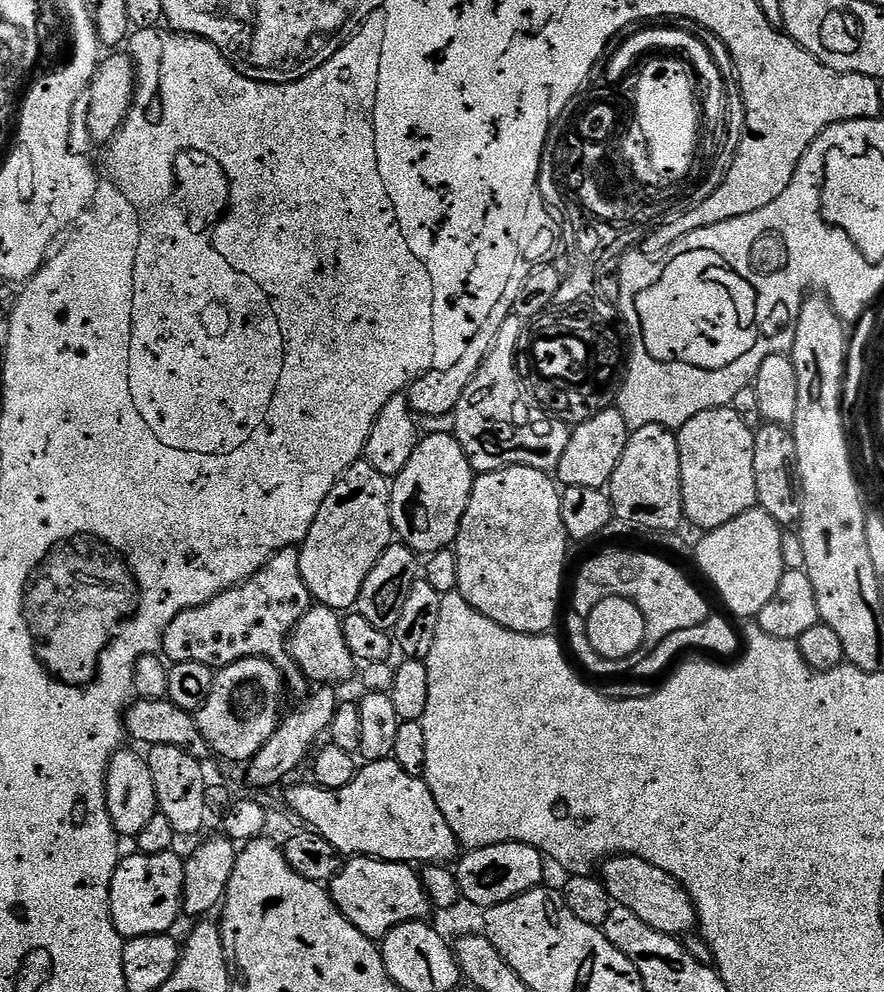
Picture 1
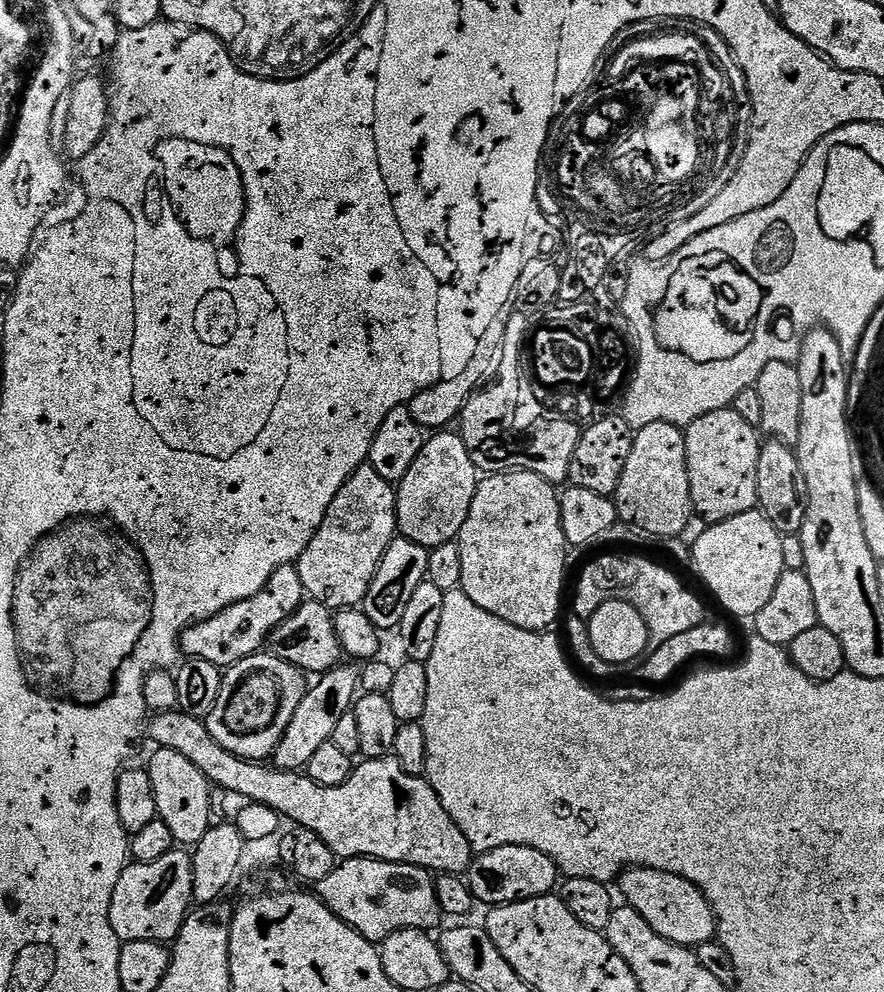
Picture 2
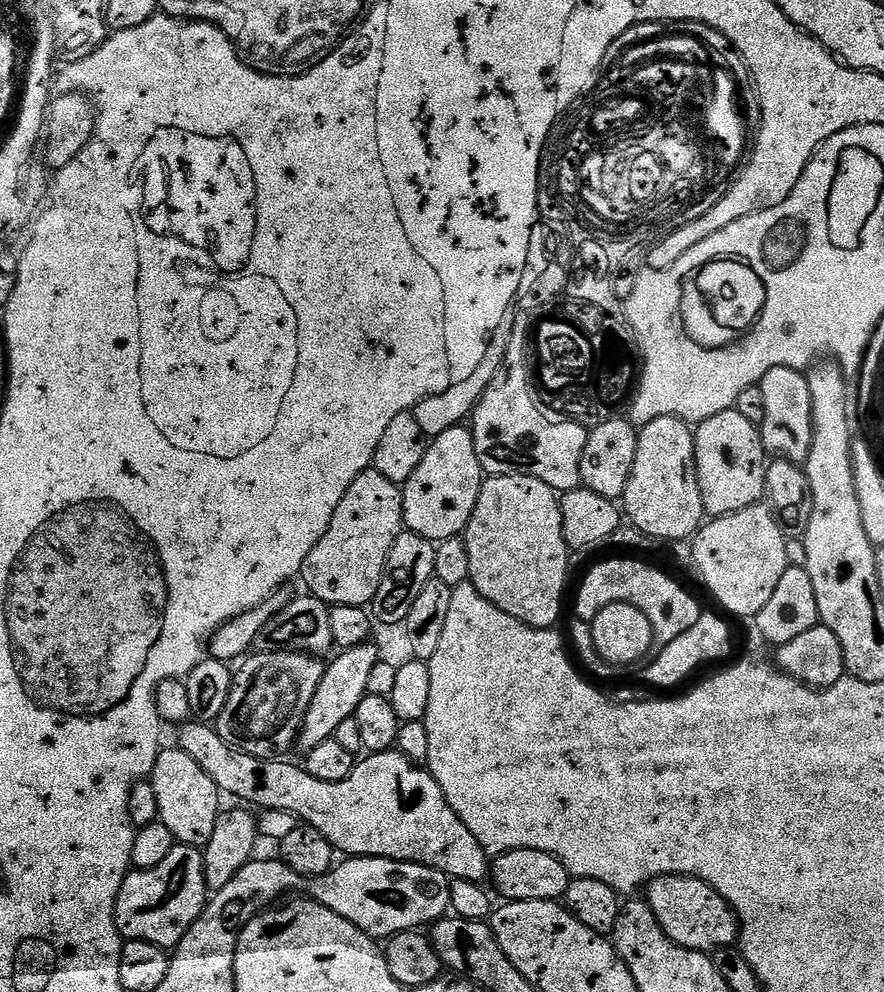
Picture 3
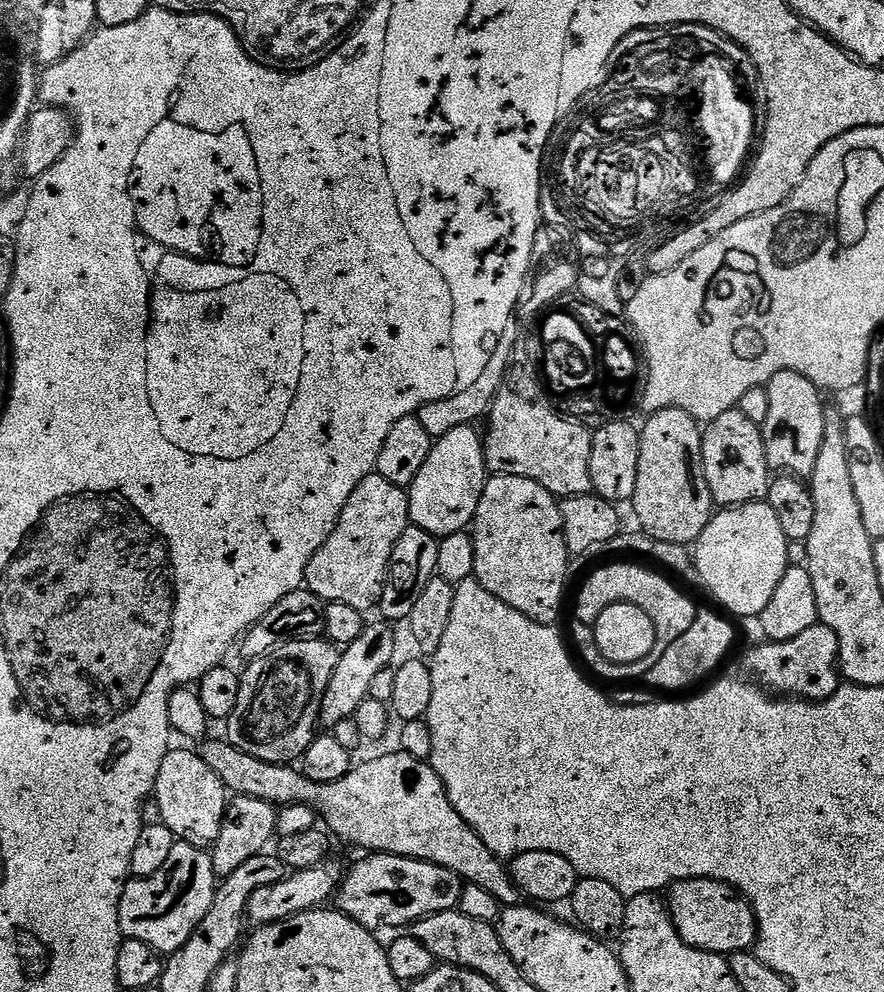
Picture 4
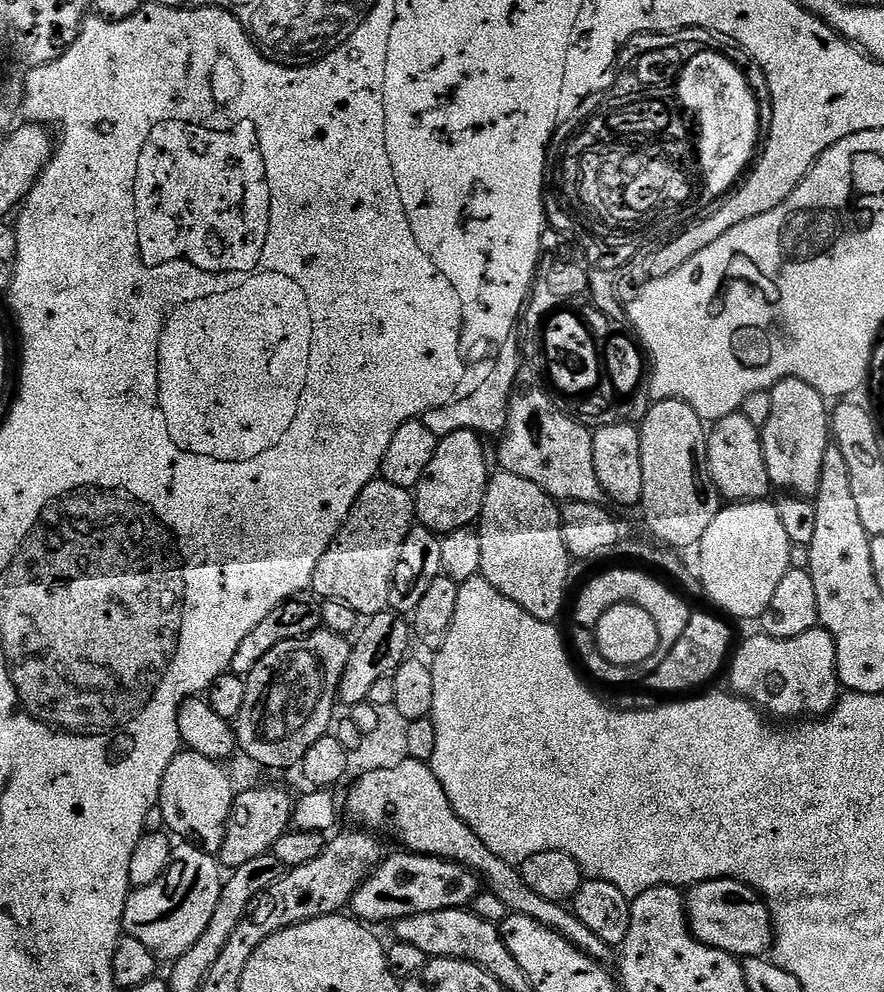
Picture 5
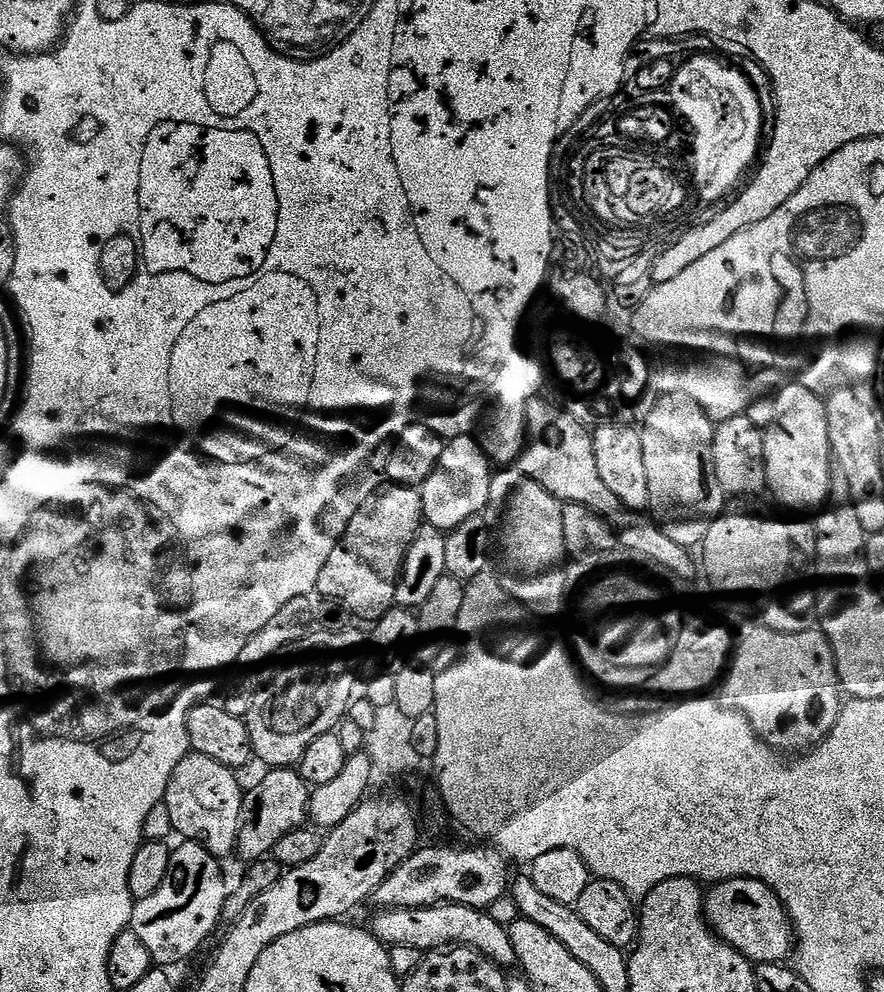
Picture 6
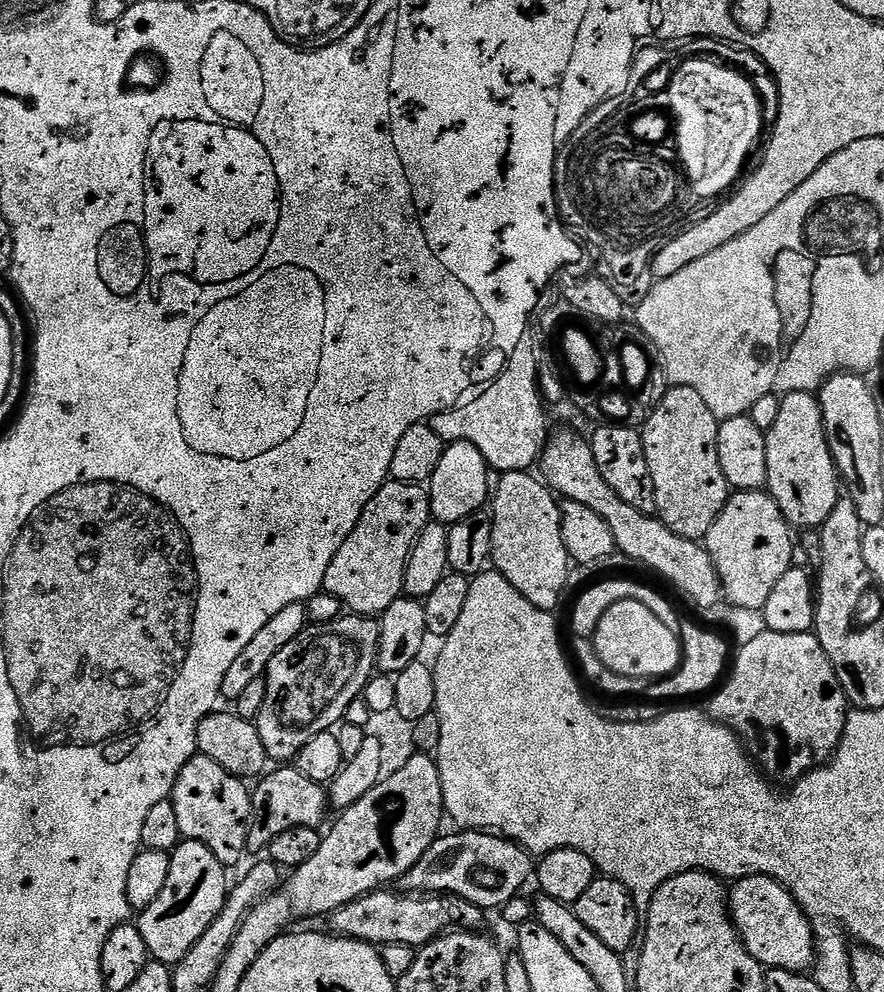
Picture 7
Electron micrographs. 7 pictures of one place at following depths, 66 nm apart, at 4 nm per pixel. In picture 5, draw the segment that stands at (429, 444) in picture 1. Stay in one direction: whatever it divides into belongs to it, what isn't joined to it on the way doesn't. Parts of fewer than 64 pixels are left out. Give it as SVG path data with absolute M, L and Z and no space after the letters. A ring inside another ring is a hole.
M458 430L458 434L439 437L434 458L430 458L426 474L414 489L416 519L423 527L437 534L447 534L479 521L490 479L483 442L477 433L470 430Z

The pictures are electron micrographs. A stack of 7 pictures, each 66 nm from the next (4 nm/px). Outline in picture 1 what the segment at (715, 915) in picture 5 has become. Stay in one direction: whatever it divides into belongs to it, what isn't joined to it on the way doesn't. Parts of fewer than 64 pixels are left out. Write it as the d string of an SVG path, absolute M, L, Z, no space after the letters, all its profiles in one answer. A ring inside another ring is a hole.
M609 856L603 861L602 879L610 894L613 905L628 908L632 916L641 920L639 923L645 929L653 928L661 932L664 938L680 938L683 932L697 927L698 917L696 907L688 891L666 870L658 870L650 862L637 856Z

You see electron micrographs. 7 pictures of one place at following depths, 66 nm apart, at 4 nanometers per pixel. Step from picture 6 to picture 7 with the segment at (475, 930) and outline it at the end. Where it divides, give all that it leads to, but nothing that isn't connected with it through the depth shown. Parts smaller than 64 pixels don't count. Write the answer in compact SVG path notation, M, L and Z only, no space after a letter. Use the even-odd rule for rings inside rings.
M377 890L350 902L332 913L330 923L341 936L364 940L367 944L409 944L417 950L435 940L449 927L452 912L436 894L405 894L400 890Z

